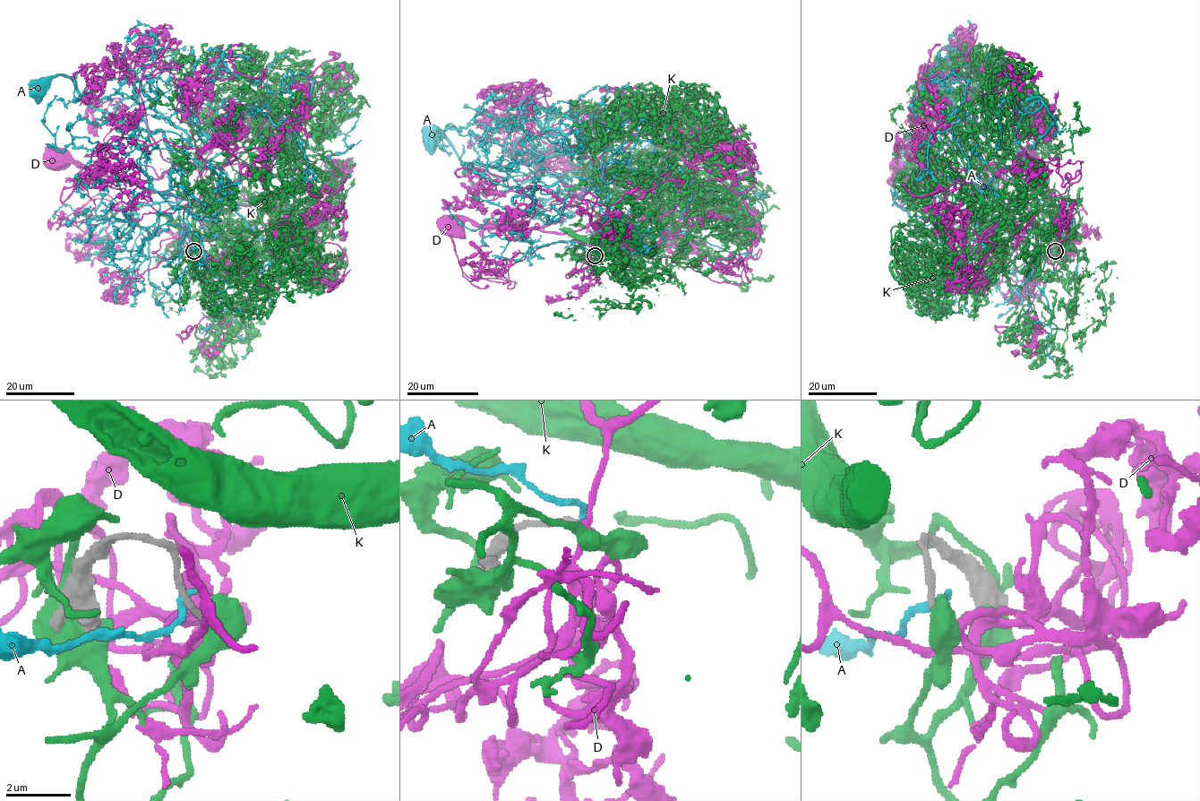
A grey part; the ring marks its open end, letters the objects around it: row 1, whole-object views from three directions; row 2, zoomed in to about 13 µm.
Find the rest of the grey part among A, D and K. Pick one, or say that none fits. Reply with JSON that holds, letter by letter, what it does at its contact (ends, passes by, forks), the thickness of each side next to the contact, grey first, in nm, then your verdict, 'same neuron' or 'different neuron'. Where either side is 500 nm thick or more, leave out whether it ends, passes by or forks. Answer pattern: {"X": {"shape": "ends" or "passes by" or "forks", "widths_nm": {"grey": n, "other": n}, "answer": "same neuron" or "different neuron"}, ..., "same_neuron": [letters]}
{"A": {"shape": "ends", "widths_nm": {"grey": 240, "other": 240}, "answer": "different neuron"}, "D": {"shape": "passes by", "widths_nm": {"grey": 170, "other": 190}, "answer": "different neuron"}, "K": {"widths_nm": {"grey": 190, "other": 550}, "answer": "different neuron"}, "same_neuron": []}

